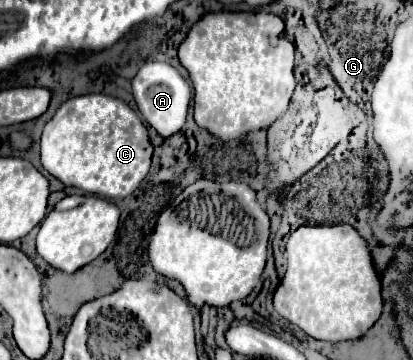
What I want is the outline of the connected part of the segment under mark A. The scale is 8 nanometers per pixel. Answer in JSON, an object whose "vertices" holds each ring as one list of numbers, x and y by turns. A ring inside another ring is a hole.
{"vertices":[[148,61,140,67,136,77,132,79,132,93,142,117,162,135,170,137,178,133,186,123,188,103,190,103,190,85,186,79,168,63]]}

